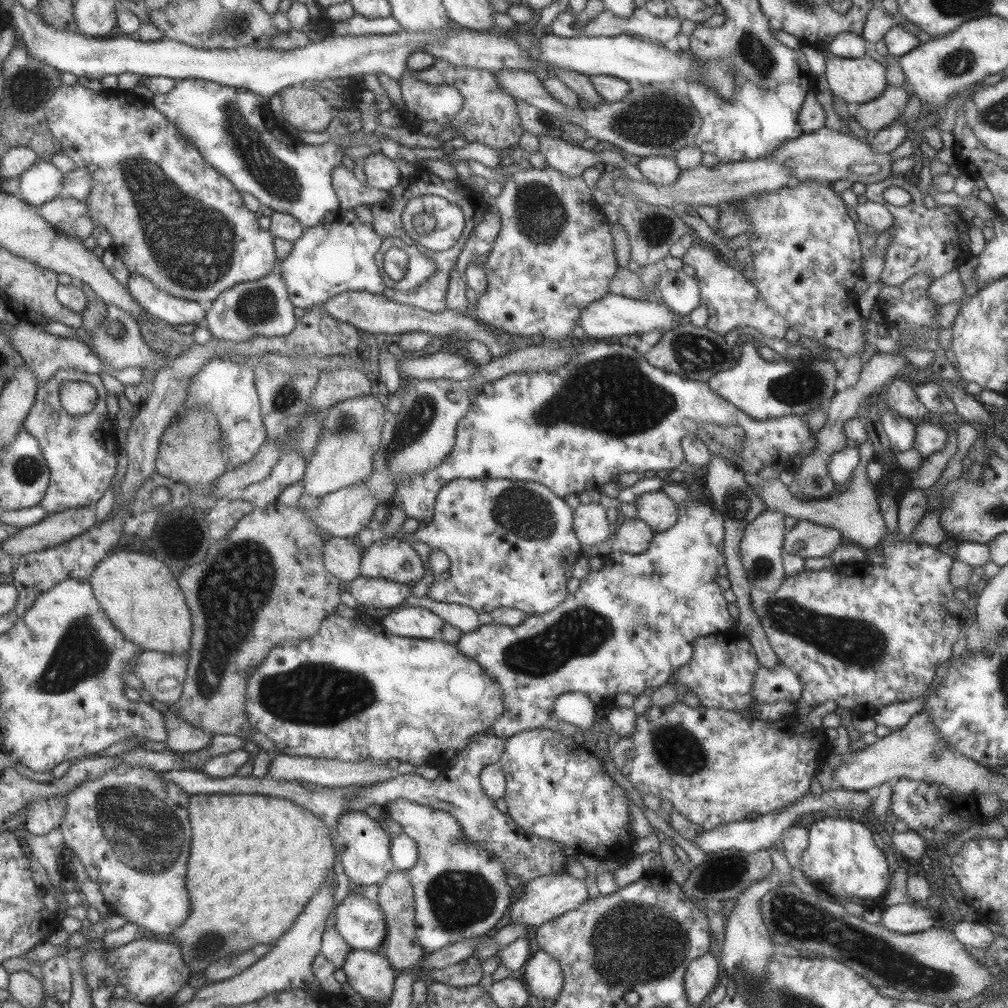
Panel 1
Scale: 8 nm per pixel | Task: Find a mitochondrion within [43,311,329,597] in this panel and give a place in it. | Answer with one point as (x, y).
(285, 398)

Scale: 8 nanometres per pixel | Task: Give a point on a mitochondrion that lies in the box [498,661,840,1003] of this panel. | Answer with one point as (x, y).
(627, 929)

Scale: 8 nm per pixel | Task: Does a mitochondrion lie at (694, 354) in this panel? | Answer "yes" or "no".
yes

